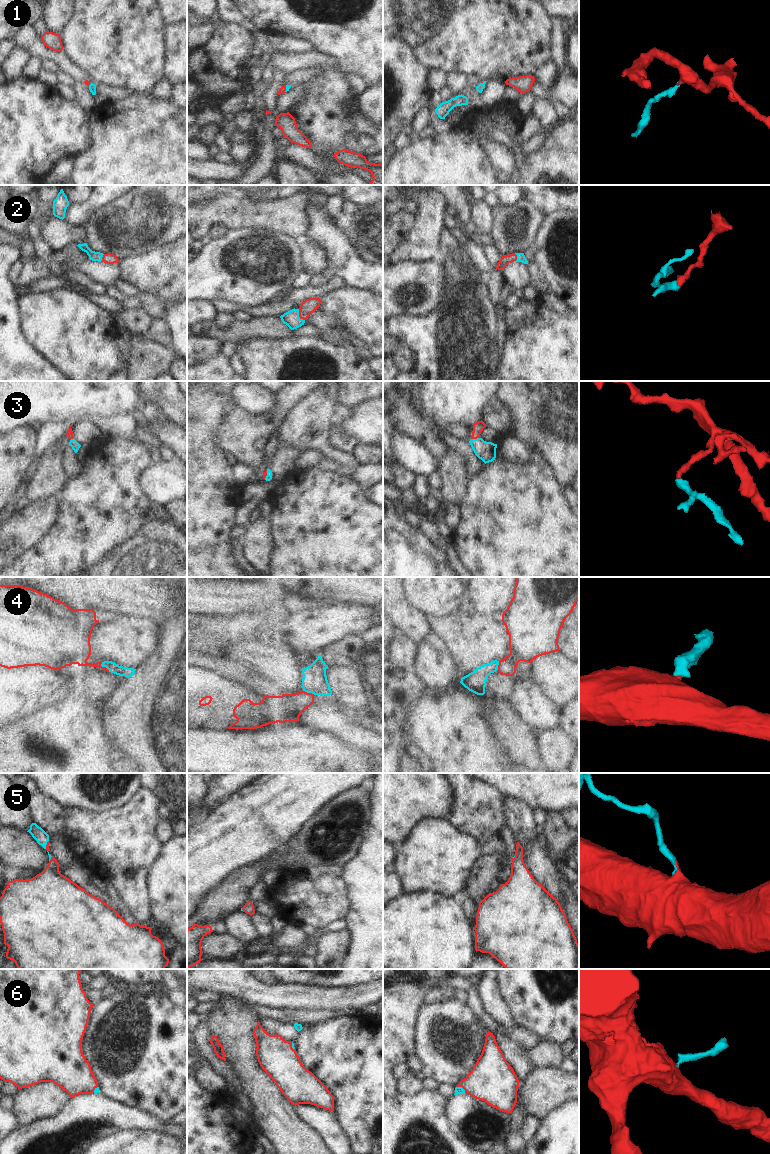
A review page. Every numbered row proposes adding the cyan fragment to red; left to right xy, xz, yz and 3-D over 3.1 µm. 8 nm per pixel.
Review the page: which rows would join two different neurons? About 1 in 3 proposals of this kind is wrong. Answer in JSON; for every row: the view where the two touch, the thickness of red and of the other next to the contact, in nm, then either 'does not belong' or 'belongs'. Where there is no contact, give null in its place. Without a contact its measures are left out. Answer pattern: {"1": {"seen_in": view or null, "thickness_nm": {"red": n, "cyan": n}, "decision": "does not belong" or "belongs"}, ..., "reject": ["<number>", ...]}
{"1": {"seen_in": "xz", "thickness_nm": {"red": 50, "cyan": 40}, "decision": "belongs"}, "2": {"seen_in": "xz", "thickness_nm": {"red": 120, "cyan": 130}, "decision": "belongs"}, "3": {"seen_in": "yz", "thickness_nm": {"red": 90, "cyan": 160}, "decision": "belongs"}, "4": {"seen_in": "xy", "thickness_nm": {"red": 200, "cyan": 80}, "decision": "belongs"}, "5": {"seen_in": "xy", "thickness_nm": {"red": 30, "cyan": 100}, "decision": "belongs"}, "6": {"seen_in": "yz", "thickness_nm": {"red": 360, "cyan": 60}, "decision": "does not belong"}, "reject": ["6"]}

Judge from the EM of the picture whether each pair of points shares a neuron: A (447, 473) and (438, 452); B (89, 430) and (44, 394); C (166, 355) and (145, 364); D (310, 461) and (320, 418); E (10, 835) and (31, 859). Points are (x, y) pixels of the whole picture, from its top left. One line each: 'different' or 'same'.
A: different
B: different
C: same
D: different
E: same

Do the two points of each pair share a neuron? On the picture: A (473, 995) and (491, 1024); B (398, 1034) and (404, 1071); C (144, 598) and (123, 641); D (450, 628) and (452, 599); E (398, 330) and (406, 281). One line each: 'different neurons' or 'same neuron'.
A: same neuron
B: different neurons
C: different neurons
D: different neurons
E: different neurons

